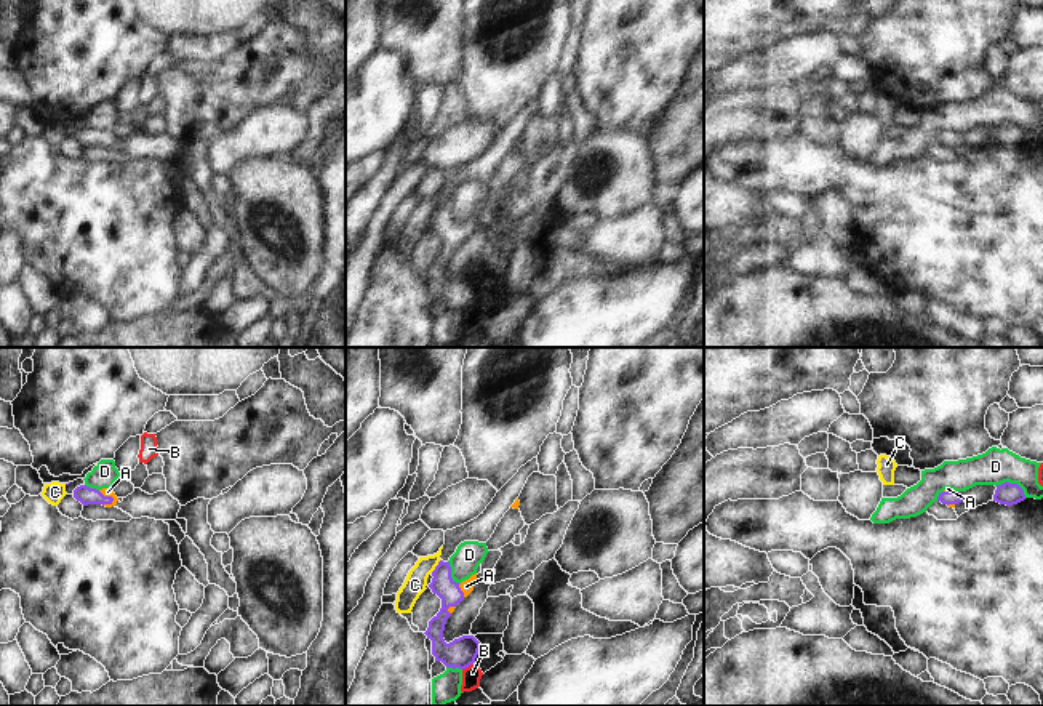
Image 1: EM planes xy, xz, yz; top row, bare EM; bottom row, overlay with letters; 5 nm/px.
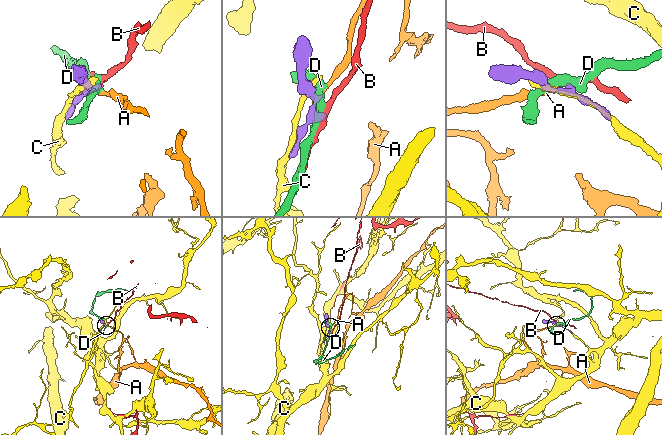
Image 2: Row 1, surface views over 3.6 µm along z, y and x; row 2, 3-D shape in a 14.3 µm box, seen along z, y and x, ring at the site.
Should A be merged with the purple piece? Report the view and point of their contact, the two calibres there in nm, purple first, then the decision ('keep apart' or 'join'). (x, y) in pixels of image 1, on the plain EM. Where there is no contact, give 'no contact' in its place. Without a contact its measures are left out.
xy (107, 138) | 90/50 nm | join

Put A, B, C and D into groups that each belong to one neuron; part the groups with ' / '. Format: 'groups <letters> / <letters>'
groups A / B / C / D

